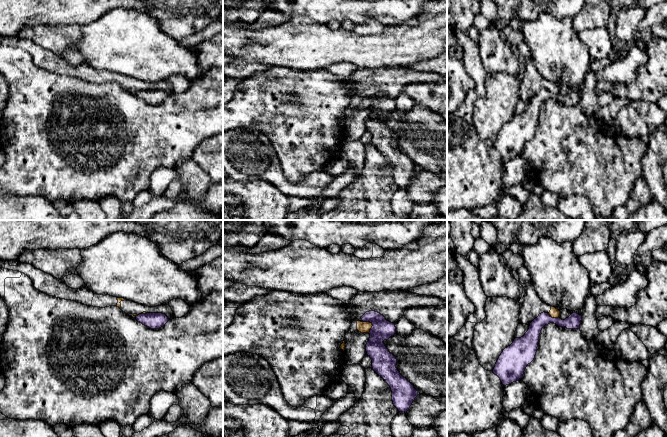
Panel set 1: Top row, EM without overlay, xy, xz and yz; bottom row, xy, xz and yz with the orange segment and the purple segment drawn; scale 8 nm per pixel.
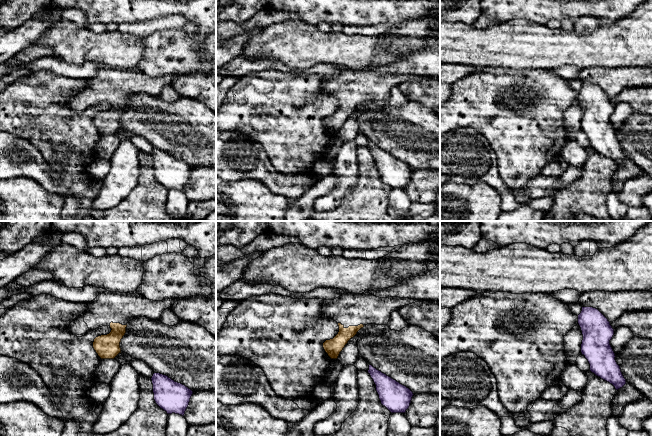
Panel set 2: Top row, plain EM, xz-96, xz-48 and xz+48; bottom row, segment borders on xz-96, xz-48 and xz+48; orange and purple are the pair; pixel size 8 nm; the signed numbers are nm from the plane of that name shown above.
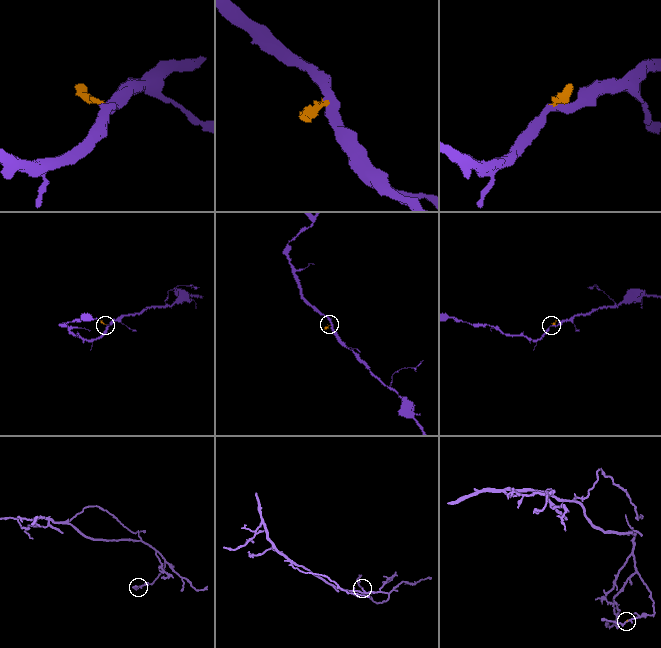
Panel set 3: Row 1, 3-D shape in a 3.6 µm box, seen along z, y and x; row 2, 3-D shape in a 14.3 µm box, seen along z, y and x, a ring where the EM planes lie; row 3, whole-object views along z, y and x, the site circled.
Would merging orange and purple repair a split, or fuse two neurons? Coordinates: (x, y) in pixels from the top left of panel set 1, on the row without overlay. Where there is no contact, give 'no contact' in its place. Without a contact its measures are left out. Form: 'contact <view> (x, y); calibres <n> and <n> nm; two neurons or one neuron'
contact xz (371, 100); calibres 100 and 160 nm; two neurons

